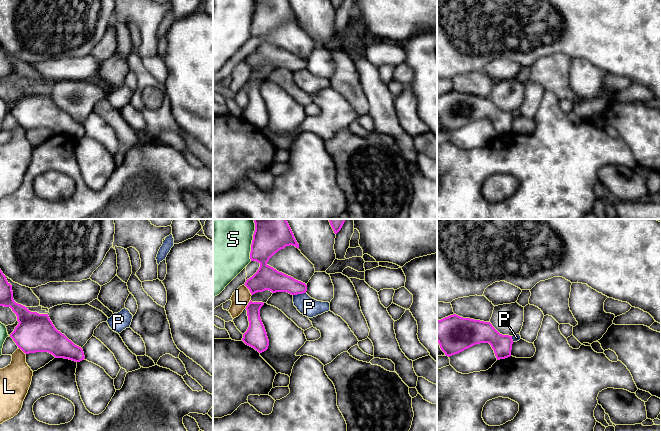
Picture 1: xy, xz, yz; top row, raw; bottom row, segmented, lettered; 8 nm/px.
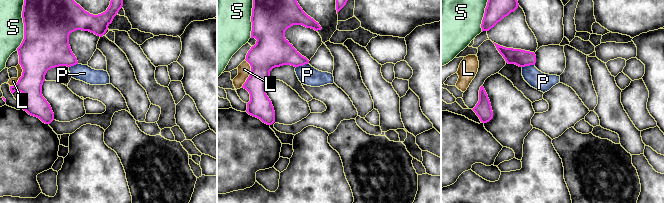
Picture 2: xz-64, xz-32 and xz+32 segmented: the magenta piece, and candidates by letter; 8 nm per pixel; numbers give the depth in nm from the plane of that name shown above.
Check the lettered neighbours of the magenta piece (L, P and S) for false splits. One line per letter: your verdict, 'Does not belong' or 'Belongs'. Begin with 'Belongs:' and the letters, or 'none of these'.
Belongs: none of these
L: Does not belong
P: Does not belong
S: Does not belong

